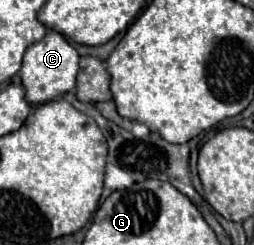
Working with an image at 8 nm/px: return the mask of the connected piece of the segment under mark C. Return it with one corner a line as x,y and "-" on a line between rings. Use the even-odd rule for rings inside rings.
48,30
40,42
32,44
26,50
24,60
22,60
20,78
24,84
24,90
26,90
26,100
30,104
42,104
60,94
74,90
76,74
78,74
78,60
80,60
80,56
73,45
60,32

